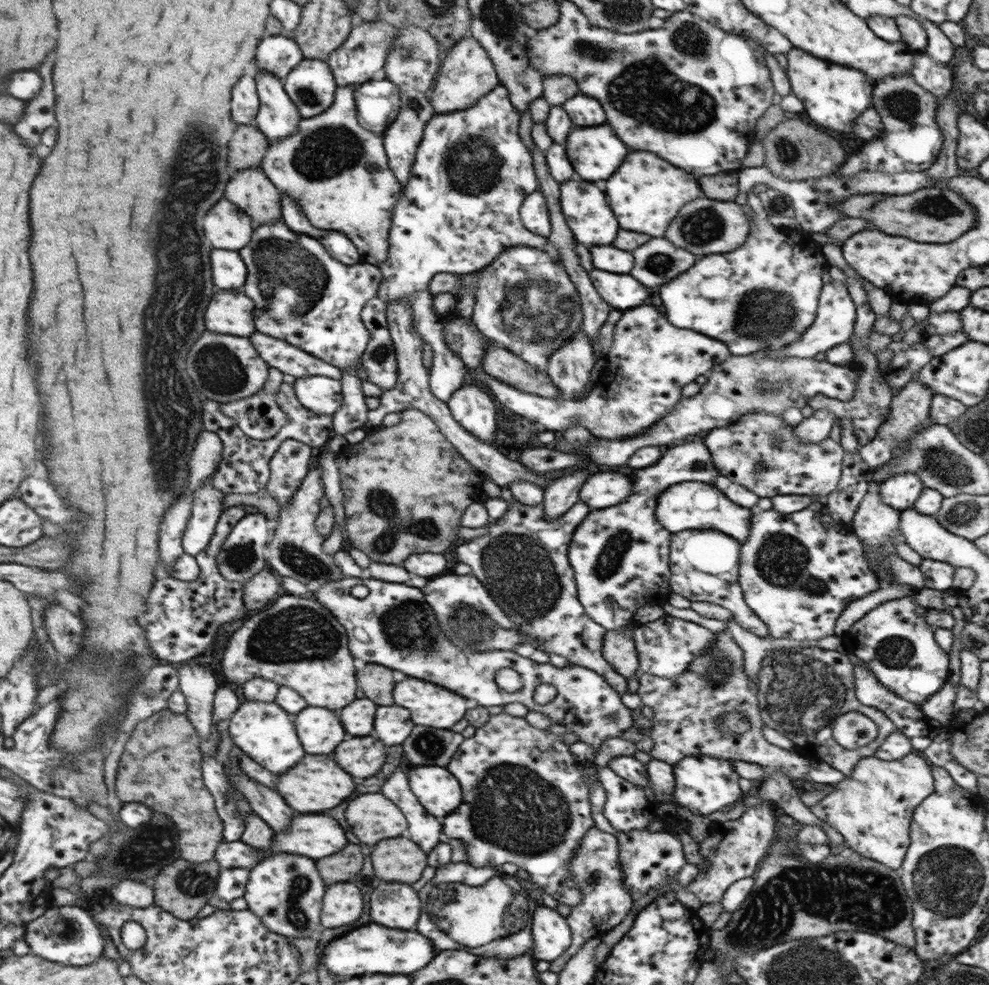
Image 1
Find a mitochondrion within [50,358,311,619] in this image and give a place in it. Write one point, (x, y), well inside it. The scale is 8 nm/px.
(240, 558)

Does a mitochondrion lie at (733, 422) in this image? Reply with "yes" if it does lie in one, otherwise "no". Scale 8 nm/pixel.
no

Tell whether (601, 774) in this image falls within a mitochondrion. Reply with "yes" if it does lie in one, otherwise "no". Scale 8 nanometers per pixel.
no

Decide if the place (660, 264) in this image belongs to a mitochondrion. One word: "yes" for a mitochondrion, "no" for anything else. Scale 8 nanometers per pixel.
yes

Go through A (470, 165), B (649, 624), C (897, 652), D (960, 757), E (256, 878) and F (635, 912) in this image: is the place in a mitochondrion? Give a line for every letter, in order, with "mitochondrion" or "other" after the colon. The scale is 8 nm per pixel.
A: mitochondrion
B: other
C: mitochondrion
D: other
E: other
F: other

